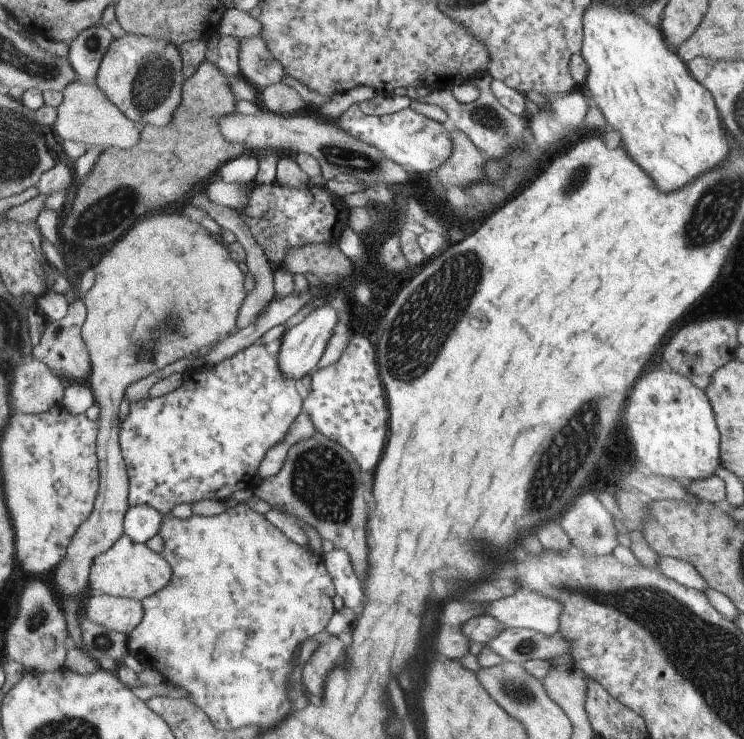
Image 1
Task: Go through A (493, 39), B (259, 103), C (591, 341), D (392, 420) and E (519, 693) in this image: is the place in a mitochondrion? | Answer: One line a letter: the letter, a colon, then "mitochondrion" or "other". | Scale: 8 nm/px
A: other
B: other
C: other
D: other
E: mitochondrion

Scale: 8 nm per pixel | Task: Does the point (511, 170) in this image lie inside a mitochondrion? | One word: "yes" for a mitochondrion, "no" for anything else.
yes

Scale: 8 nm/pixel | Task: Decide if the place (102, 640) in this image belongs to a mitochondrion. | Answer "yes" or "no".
yes

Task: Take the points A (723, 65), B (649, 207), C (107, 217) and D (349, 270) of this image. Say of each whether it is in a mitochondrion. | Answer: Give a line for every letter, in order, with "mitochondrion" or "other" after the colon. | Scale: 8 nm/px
A: other
B: other
C: mitochondrion
D: other

